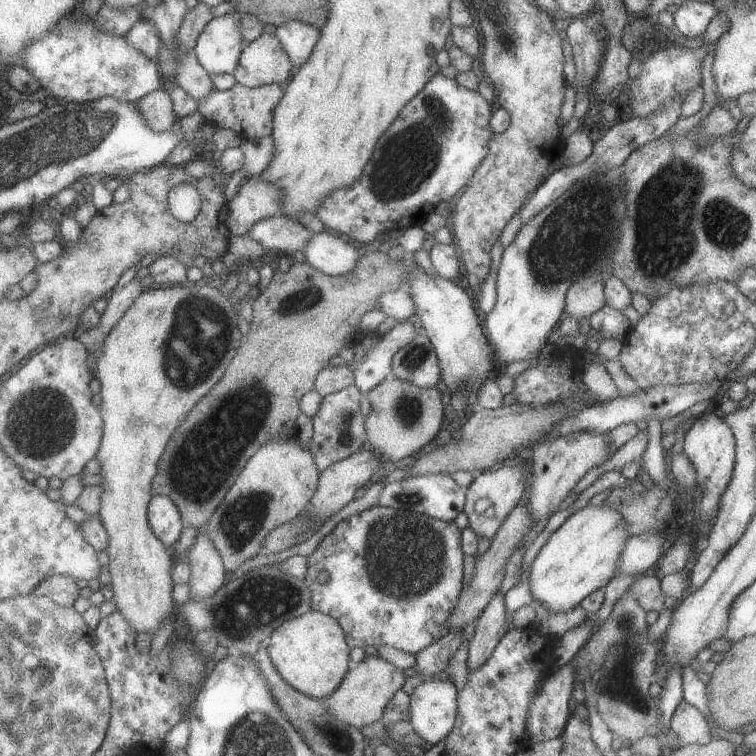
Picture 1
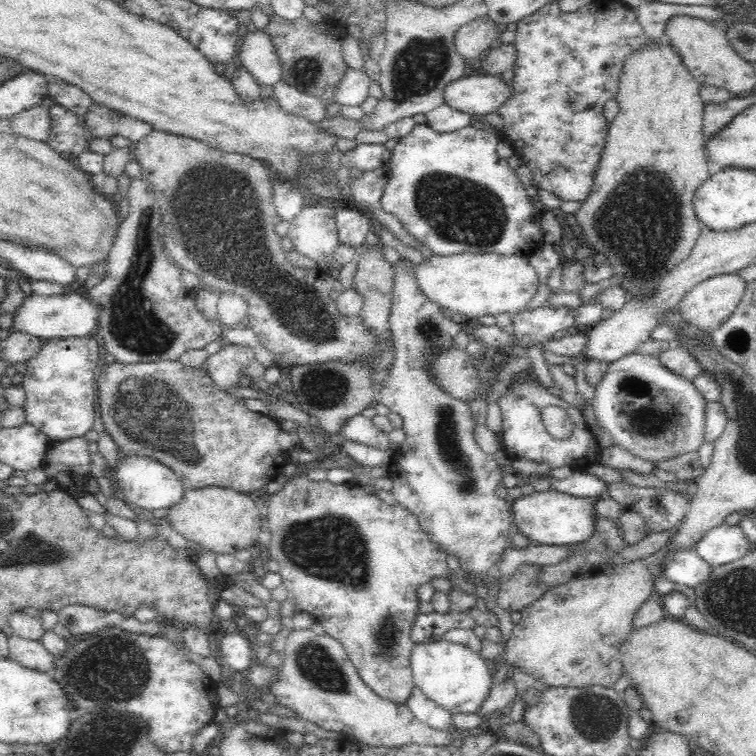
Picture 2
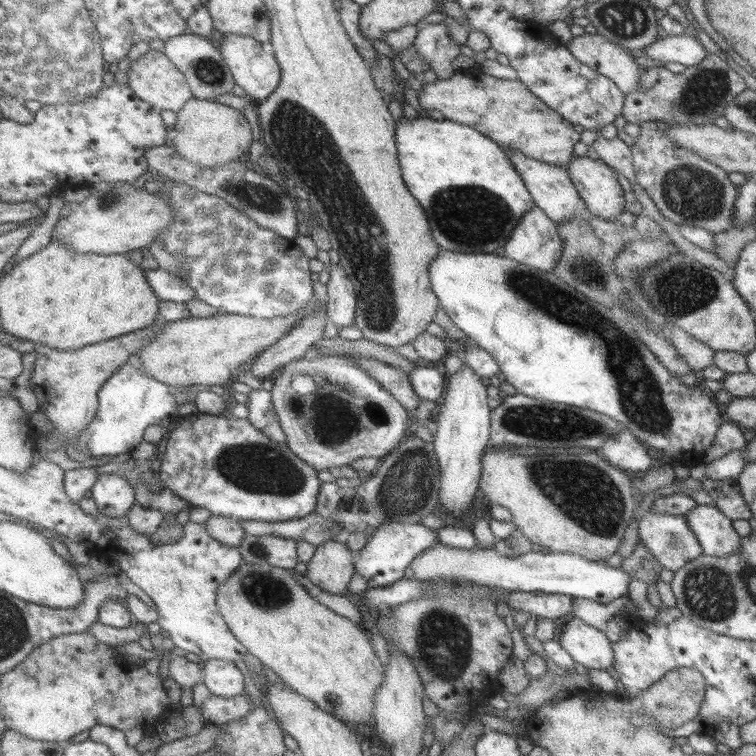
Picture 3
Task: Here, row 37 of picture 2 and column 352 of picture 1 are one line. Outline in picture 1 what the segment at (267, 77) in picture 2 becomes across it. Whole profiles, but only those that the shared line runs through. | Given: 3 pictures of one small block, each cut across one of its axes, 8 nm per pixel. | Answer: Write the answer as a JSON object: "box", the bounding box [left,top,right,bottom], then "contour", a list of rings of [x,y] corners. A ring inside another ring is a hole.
{"box":[302,232,360,275],"contour":[[[319,232],[316,233],[316,236],[312,238],[312,242],[306,246],[306,250],[302,253],[303,257],[308,260],[312,266],[316,268],[320,268],[322,272],[326,272],[326,274],[332,275],[343,275],[352,272],[358,268],[358,264],[360,264],[360,245],[354,244],[353,242],[348,242],[343,235],[332,234],[332,232]]]}

